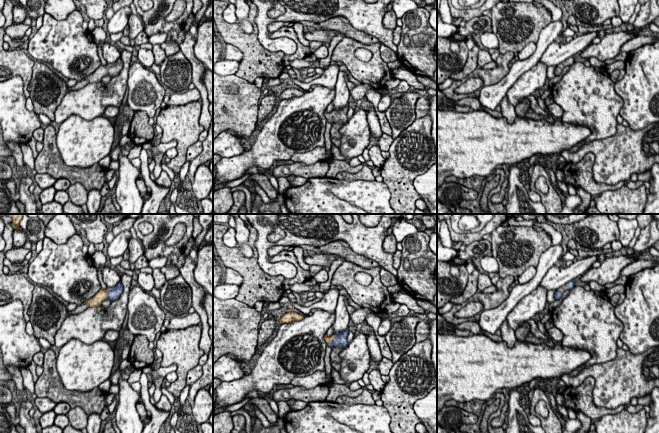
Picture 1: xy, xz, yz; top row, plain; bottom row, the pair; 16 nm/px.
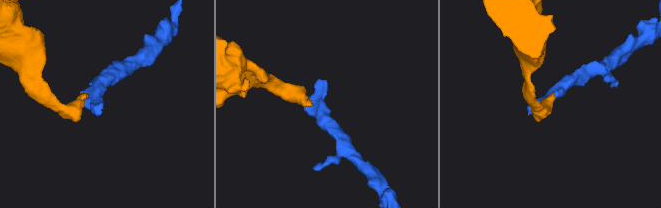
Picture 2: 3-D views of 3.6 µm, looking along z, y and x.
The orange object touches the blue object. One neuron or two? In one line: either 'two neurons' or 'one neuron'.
one neuron

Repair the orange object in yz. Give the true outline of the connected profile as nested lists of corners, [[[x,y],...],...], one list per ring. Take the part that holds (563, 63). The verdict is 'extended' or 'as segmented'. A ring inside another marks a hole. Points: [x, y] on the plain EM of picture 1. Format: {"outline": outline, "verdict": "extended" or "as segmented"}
{"outline": [[[572,56],[563,61],[562,63],[560,63],[559,65],[557,65],[554,71],[555,76],[559,76],[565,67],[571,66],[574,62],[575,62],[575,57]]], "verdict": "extended"}

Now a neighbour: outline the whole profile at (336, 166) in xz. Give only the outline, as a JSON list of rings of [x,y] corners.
[[[333,160],[329,164],[329,170],[326,173],[326,177],[336,178],[336,175],[339,172],[348,172],[348,173],[357,173],[363,168],[364,164],[360,164],[358,166],[351,166],[348,162],[343,160]]]

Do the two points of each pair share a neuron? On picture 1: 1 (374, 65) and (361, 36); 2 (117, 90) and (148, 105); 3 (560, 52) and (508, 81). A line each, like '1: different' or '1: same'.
1: different
2: different
3: different

